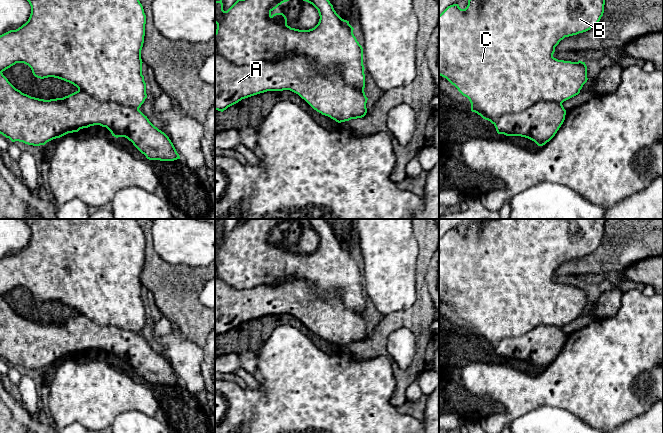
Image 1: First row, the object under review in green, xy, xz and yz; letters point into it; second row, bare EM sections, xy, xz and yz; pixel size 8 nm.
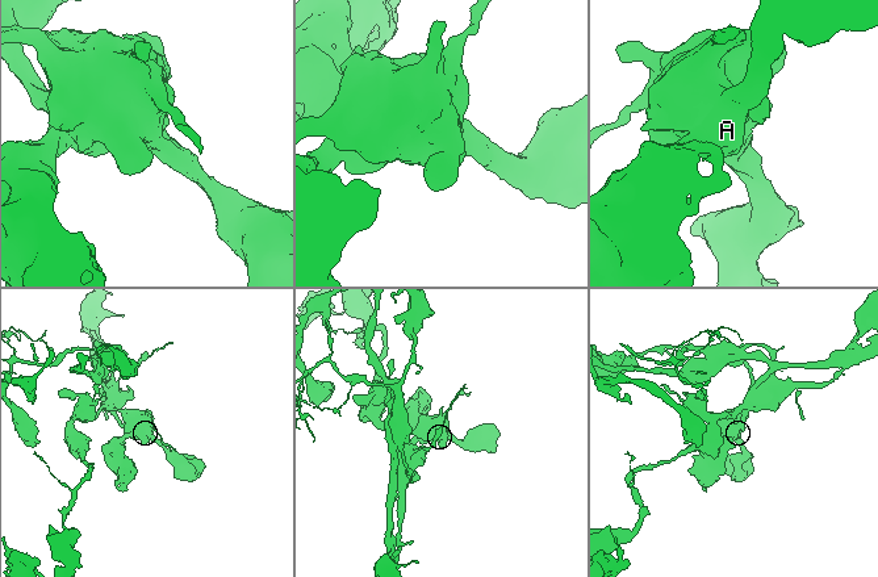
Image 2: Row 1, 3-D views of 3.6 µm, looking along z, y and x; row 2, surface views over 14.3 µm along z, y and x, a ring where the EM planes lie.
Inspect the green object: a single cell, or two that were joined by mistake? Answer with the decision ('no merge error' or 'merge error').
merge error

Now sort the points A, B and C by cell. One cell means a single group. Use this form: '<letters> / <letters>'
A / B C

